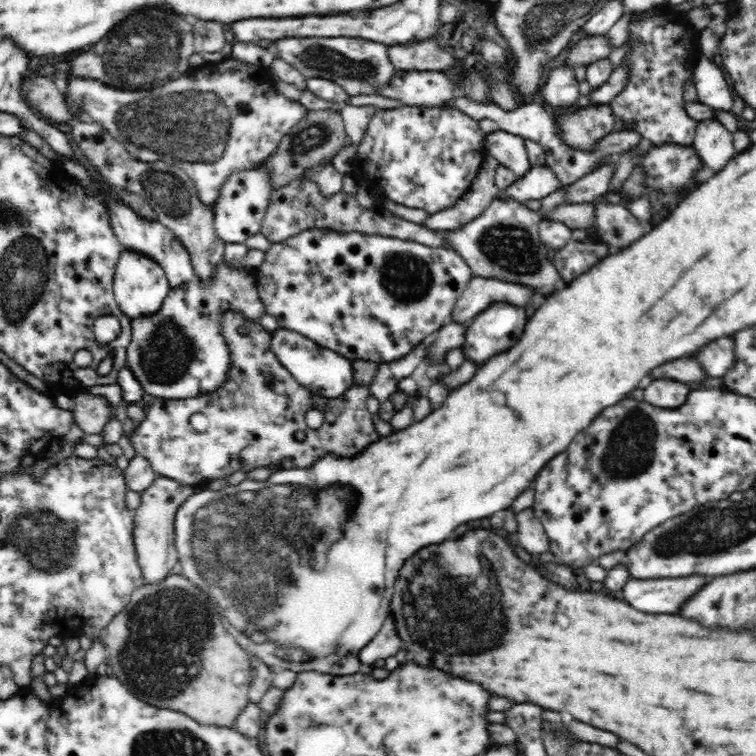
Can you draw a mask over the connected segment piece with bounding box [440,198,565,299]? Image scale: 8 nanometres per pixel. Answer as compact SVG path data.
M512 198L495 199L478 218L459 229L440 230L440 233L444 235L448 248L454 249L466 261L473 276L531 286L542 299L554 294L565 284L556 265L548 258L549 248L539 237L542 220L536 211L524 203Z

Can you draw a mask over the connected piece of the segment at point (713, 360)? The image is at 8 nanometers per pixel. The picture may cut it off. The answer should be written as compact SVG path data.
M718 338L698 350L694 356L705 373L712 378L723 377L735 361L735 342L732 338Z

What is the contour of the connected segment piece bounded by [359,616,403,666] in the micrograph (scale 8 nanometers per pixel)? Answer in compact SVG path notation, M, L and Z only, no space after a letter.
M392 616L386 618L378 635L366 646L362 647L359 659L363 664L377 666L388 656L395 656L403 648L402 639L396 634L396 625Z

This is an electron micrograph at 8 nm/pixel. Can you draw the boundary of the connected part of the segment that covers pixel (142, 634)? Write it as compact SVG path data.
M168 574L162 582L138 586L130 596L129 606L103 631L109 665L115 678L142 702L182 712L204 726L232 728L249 702L249 686L255 676L254 659L238 646L227 632L228 626L224 628L222 624L227 624L225 619L218 616L214 604L200 587L183 574Z

